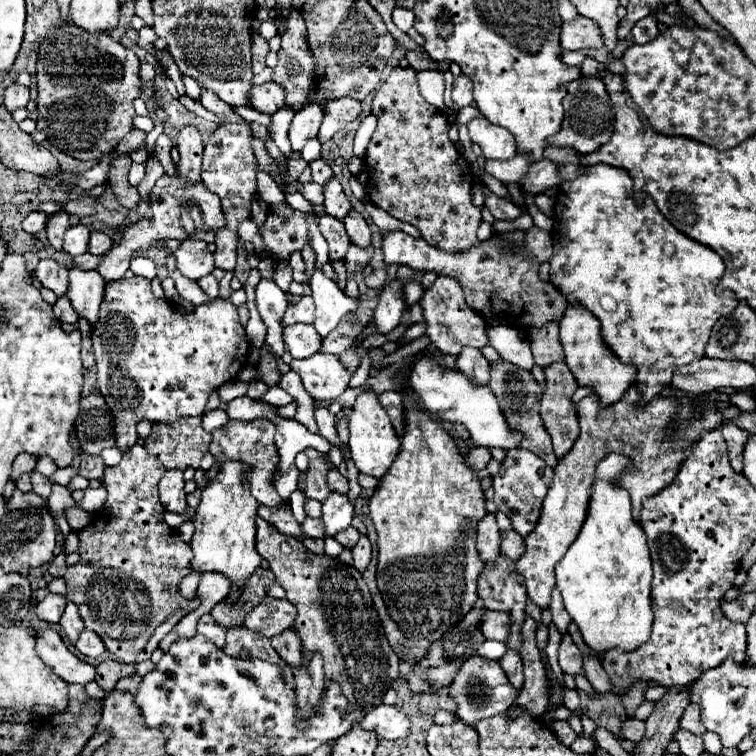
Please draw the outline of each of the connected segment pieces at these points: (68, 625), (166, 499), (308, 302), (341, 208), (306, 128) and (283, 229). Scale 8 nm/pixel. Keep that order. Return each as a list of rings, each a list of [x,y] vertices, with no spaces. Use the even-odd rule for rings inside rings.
[[[71,601],[67,603],[65,613],[63,613],[63,617],[61,617],[59,625],[61,625],[63,633],[67,635],[69,643],[75,643],[75,641],[77,641],[77,637],[79,637],[79,633],[83,631],[83,621],[81,621],[81,615],[79,615],[79,611],[77,611],[75,603],[71,603]]]
[[[169,469],[165,471],[163,479],[159,481],[159,493],[161,493],[161,503],[165,505],[167,511],[175,511],[175,513],[183,513],[183,509],[187,507],[185,503],[185,479],[183,479],[183,471],[181,469]]]
[[[304,296],[303,299],[295,304],[289,304],[285,317],[281,323],[313,323],[315,319],[315,305],[311,296]]]
[[[331,177],[323,185],[323,193],[325,193],[325,211],[329,215],[335,215],[335,217],[343,219],[347,215],[347,211],[351,209],[351,203],[349,203],[347,195],[343,193],[343,187],[341,187],[339,179]]]
[[[309,103],[295,113],[289,127],[289,139],[291,139],[293,151],[301,151],[305,141],[317,135],[321,121],[323,121],[323,111],[315,103]]]
[[[289,205],[269,207],[267,221],[259,227],[259,233],[279,259],[289,259],[293,251],[301,251],[309,243],[309,231],[305,215]]]

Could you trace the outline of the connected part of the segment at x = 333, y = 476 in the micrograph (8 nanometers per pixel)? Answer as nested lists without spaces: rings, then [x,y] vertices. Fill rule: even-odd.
[[[335,467],[329,471],[327,481],[329,481],[329,489],[331,489],[331,491],[349,491],[349,487],[347,487],[347,479],[345,479]]]

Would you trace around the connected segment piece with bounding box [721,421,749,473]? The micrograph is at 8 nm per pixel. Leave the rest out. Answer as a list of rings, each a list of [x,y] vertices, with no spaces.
[[[727,421],[723,427],[721,427],[721,435],[723,439],[727,441],[727,447],[729,447],[729,459],[731,459],[731,467],[741,473],[741,467],[743,467],[743,447],[749,439],[749,431],[737,427],[733,421]]]

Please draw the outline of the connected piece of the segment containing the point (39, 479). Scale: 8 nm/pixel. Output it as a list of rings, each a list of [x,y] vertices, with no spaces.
[[[39,471],[31,473],[31,483],[33,483],[33,493],[41,495],[43,499],[47,499],[51,495],[51,481],[45,475],[41,475]]]

